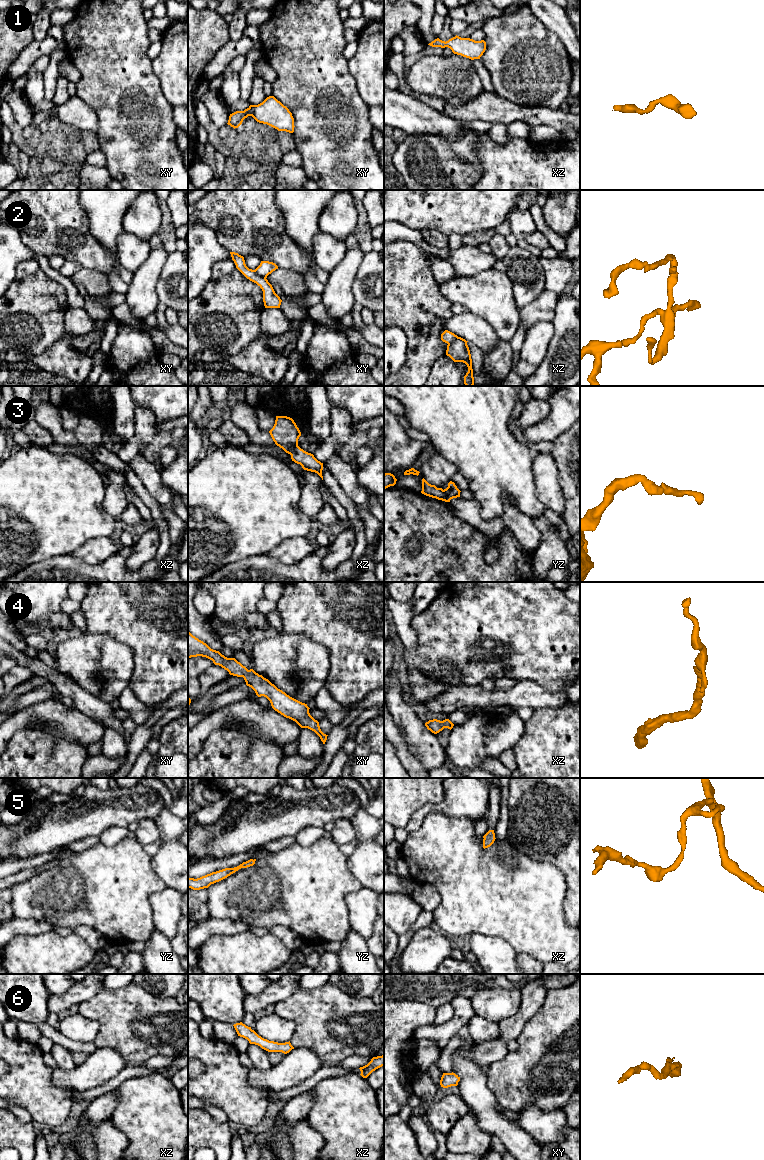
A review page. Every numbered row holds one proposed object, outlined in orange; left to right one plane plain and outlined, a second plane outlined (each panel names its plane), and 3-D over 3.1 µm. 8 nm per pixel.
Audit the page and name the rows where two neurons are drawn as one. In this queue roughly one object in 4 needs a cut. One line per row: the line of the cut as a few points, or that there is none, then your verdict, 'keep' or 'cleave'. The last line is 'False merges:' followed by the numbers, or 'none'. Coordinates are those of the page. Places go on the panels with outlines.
1: no cut; keep
2: cut in xy along (254, 270), (265, 278); cleave
3: cut in xz along (297, 445), (289, 453); cleave
4: no cut; keep
5: no cut; keep
6: no cut; keep
False merges: 2, 3

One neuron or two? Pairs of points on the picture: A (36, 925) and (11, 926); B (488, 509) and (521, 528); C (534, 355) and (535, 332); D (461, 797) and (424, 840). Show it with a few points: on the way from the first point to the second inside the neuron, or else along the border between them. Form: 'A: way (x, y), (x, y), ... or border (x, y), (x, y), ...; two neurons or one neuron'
A: way (30, 926), (17, 926); one neuron
B: border (504, 498), (507, 498), (525, 516); two neurons
C: way (534, 349), (535, 338); one neuron
D: border (469, 819), (430, 812), (423, 821); two neurons

